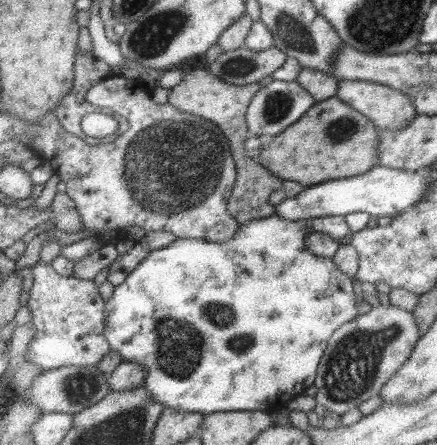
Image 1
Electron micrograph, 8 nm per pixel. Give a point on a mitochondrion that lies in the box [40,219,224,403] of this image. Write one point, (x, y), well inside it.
(179, 351)

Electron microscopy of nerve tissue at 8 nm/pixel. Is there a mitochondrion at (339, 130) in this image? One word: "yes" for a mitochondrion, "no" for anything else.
yes

